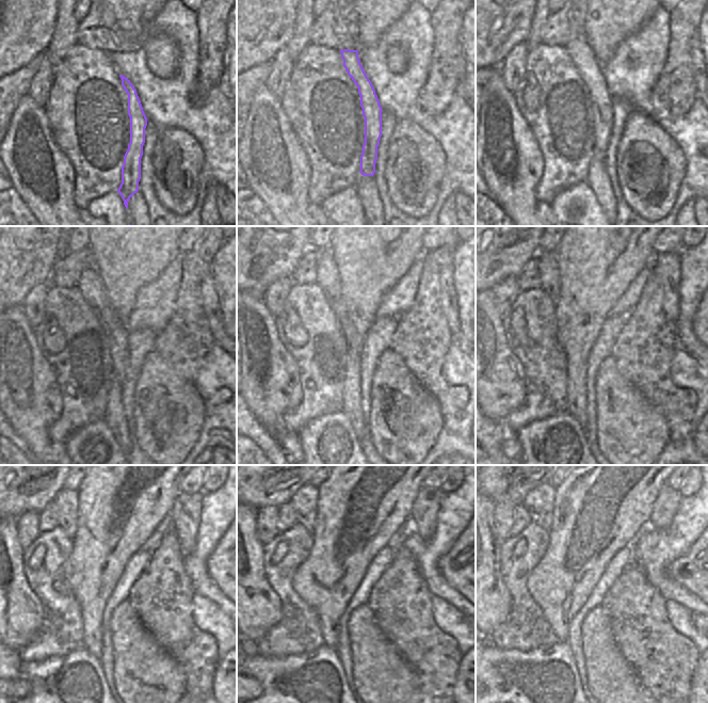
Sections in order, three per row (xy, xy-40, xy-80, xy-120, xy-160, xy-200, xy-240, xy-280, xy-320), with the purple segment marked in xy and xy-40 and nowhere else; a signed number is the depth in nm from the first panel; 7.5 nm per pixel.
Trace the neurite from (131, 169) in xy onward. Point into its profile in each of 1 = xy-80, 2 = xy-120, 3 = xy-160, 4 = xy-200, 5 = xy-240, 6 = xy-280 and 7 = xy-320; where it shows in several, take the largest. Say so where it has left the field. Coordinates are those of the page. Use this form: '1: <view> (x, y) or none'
1: xy-80 (583, 58)
2: xy-120 (91, 285)
3: xy-160 (327, 277)
4: xy-200 (547, 265)
5: xy-240 (67, 500)
6: xy-280 (304, 502)
7: xy-320 (540, 502)

